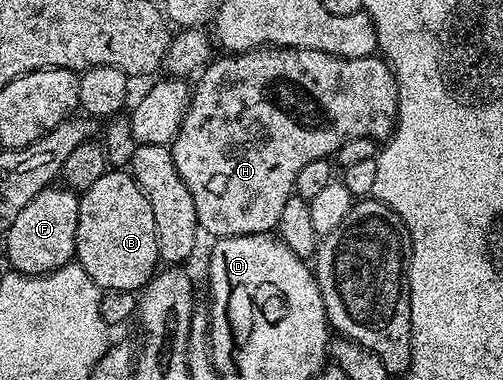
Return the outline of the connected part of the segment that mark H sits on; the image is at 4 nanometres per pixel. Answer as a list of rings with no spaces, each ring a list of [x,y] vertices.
[[[262,47],[256,51],[225,53],[222,59],[214,58],[200,72],[201,80],[192,88],[189,96],[189,107],[186,109],[181,128],[171,142],[175,169],[179,169],[179,177],[183,177],[183,185],[191,189],[191,201],[195,201],[195,217],[197,226],[212,237],[227,235],[264,235],[272,232],[279,221],[279,212],[287,205],[290,195],[295,191],[295,177],[299,177],[299,169],[311,161],[329,159],[347,141],[355,141],[359,137],[388,140],[397,127],[397,82],[393,76],[393,68],[384,58],[376,54],[358,59],[343,59],[328,55],[315,49],[299,49],[298,47]]]

